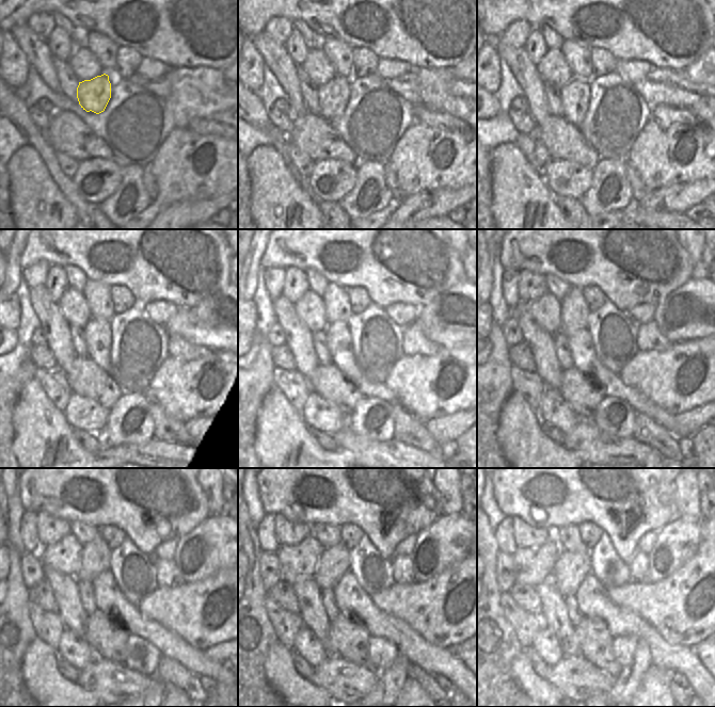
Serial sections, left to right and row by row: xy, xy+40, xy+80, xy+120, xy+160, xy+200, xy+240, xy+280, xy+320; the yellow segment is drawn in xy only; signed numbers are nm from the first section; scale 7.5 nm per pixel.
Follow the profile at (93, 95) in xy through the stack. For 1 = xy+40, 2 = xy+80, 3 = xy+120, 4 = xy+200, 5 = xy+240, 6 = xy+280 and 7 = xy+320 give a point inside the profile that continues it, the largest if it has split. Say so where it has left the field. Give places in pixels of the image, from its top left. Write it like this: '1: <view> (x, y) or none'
1: xy+40 (335, 93)
2: xy+80 (576, 92)
3: xy+120 (97, 330)
4: xy+200 (584, 356)
5: xy+240 (109, 599)
6: xy+280 (351, 599)
7: xy+320 (591, 597)

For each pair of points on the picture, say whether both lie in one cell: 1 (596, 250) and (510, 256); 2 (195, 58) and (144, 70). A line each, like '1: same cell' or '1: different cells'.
1: same cell
2: different cells

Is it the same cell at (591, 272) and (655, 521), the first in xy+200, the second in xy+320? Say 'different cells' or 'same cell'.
same cell

